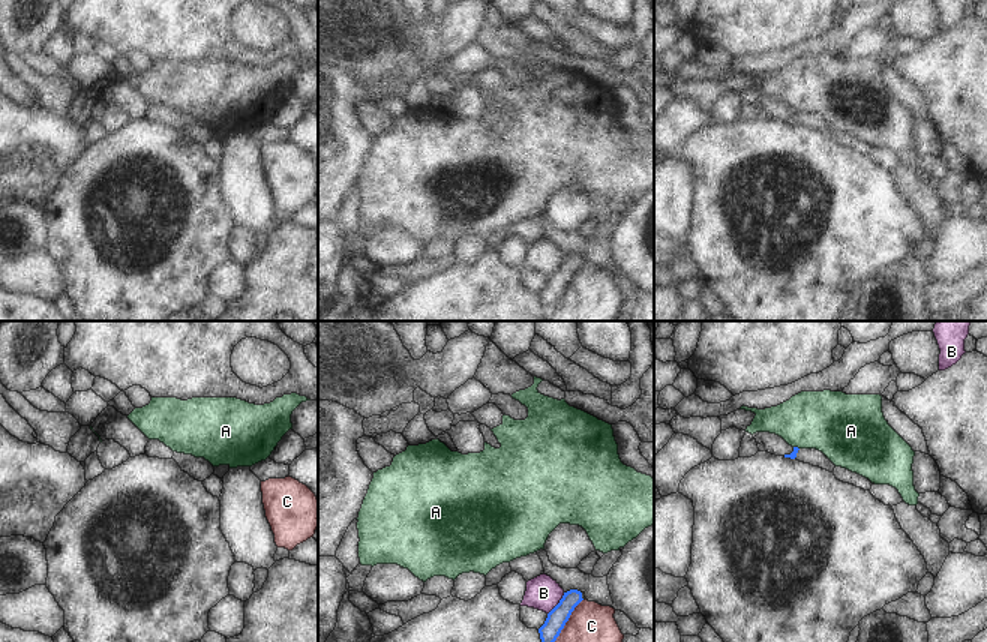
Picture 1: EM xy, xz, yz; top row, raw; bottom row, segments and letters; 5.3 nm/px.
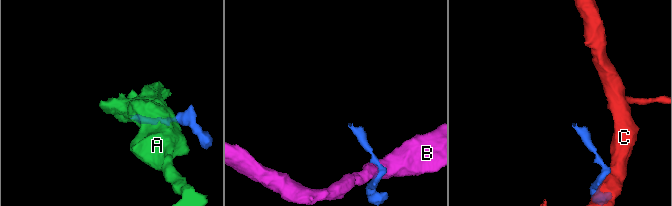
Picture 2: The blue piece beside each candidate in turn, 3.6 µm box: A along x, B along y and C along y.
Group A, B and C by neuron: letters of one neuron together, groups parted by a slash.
A / B / C

